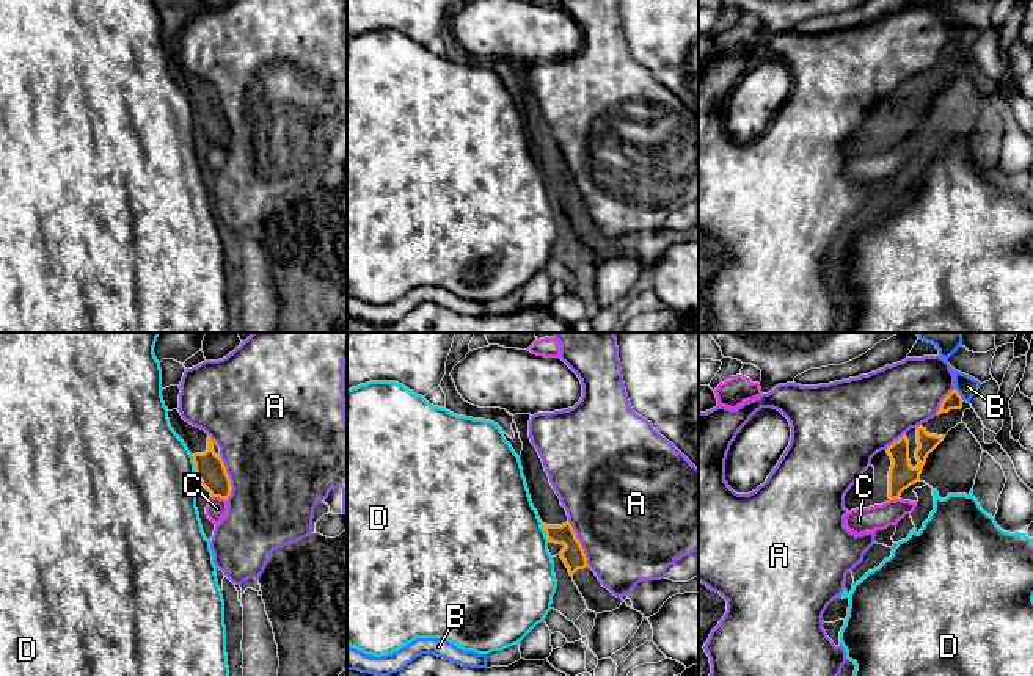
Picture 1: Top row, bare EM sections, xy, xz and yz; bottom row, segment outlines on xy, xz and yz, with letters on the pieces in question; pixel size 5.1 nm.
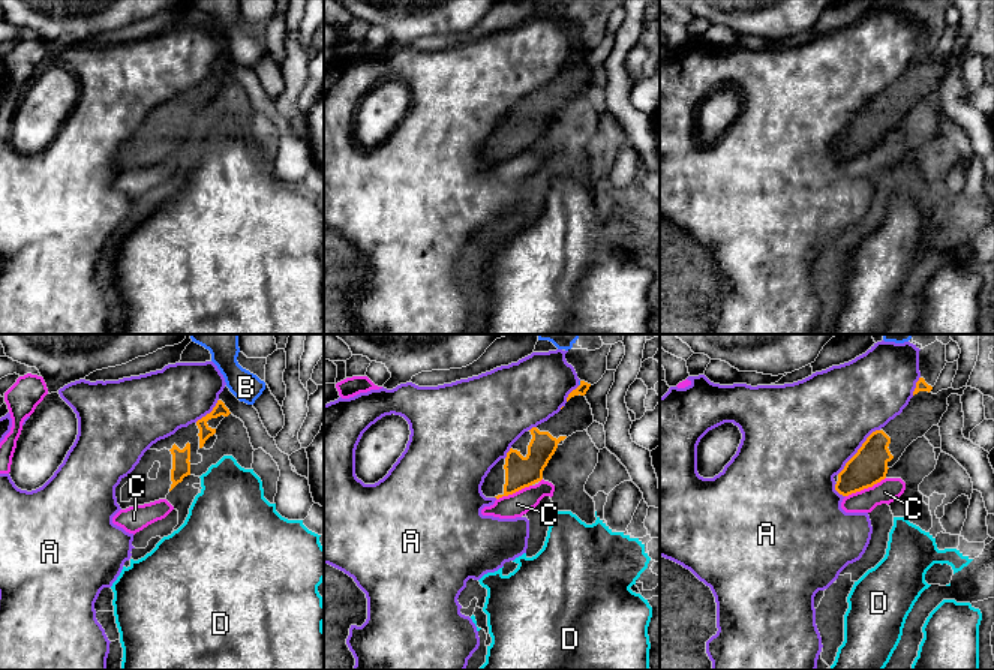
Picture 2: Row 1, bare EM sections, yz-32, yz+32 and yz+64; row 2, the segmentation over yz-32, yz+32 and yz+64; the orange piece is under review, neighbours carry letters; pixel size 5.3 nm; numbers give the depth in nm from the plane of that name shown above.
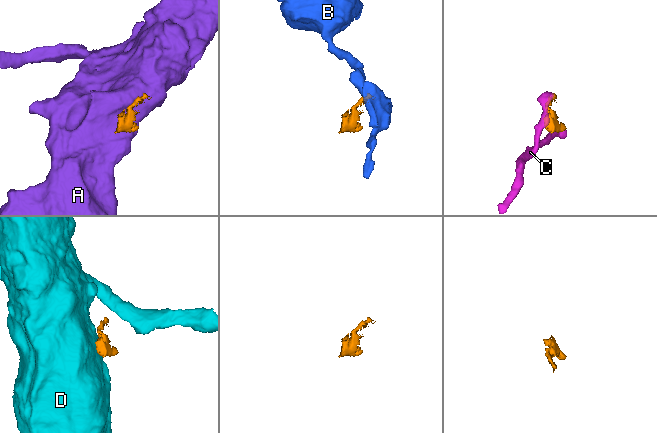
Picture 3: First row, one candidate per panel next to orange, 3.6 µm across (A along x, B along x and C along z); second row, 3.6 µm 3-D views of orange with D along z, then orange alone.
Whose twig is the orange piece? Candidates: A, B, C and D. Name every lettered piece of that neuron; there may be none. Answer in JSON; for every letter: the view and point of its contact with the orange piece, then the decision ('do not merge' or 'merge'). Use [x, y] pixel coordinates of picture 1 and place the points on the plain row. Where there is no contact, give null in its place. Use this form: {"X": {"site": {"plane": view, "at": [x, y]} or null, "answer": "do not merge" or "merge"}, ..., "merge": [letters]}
{"A": {"site": {"plane": "xy", "at": [228, 126]}, "answer": "do not merge"}, "B": {"site": {"plane": "yz", "at": [958, 43]}, "answer": "do not merge"}, "C": {"site": {"plane": "xy", "at": [220, 146]}, "answer": "do not merge"}, "D": {"site": {"plane": "xy", "at": [195, 115]}, "answer": "do not merge"}, "merge": []}

